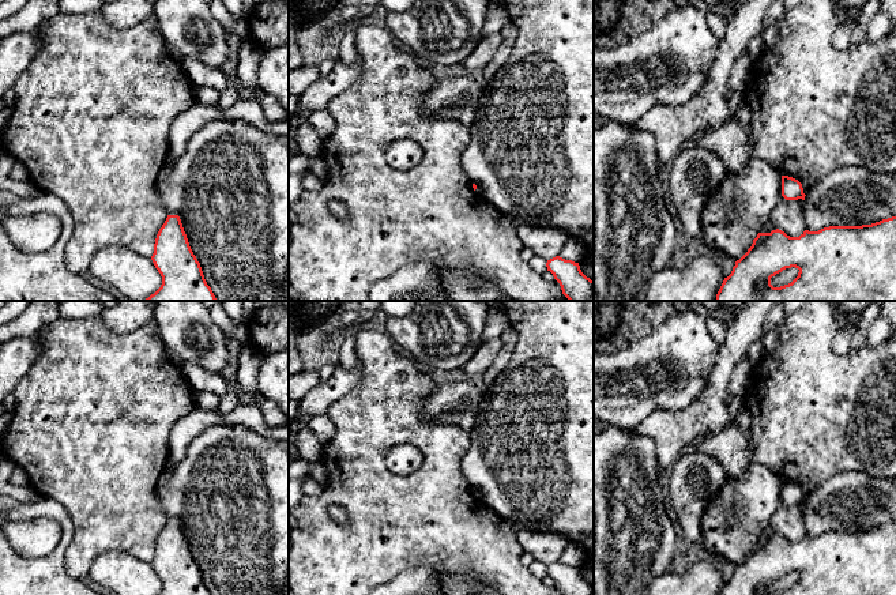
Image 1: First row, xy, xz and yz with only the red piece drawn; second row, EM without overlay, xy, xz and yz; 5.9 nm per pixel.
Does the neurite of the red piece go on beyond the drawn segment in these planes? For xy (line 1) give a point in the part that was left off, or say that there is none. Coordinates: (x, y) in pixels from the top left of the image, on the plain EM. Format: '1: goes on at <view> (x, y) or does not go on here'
1: does not go on here

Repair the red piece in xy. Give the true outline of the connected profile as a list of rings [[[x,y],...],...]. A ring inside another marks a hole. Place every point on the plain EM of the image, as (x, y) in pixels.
[[[167,520],[157,539],[151,565],[162,581],[158,595],[211,595],[178,520]]]

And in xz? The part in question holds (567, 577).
[[[556,561],[546,568],[561,595],[594,595],[594,585],[587,583],[579,568]]]

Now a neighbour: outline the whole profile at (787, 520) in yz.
[[[782,501],[758,538],[771,538],[776,534],[784,536],[790,542],[799,542],[803,539],[806,527],[802,504],[786,505]]]

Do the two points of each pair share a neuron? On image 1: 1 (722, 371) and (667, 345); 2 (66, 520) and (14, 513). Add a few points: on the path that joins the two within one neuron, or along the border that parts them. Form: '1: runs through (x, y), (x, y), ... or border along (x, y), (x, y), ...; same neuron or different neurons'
1: border along (721, 346), (716, 362), (700, 396); different neurons
2: runs through (53, 511), (26, 512); same neuron

